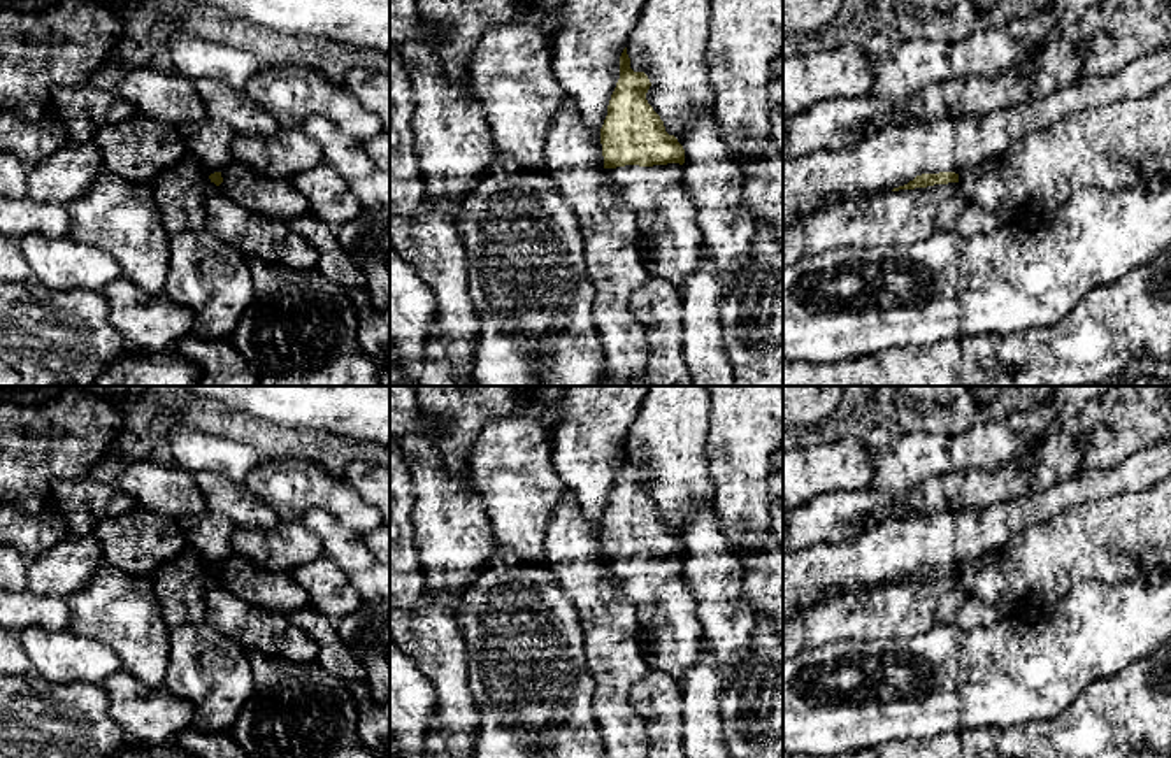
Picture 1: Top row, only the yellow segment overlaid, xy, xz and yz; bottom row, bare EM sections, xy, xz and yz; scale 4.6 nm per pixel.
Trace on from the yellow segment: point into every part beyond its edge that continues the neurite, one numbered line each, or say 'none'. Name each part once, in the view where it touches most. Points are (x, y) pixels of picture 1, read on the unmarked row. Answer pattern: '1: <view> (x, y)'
1: xz (668, 623)

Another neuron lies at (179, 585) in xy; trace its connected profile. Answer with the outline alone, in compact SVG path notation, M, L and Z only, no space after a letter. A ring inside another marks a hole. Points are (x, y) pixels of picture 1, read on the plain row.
M186 547L172 561L162 563L151 581L170 630L205 623L204 595L218 579L202 565L195 549Z

